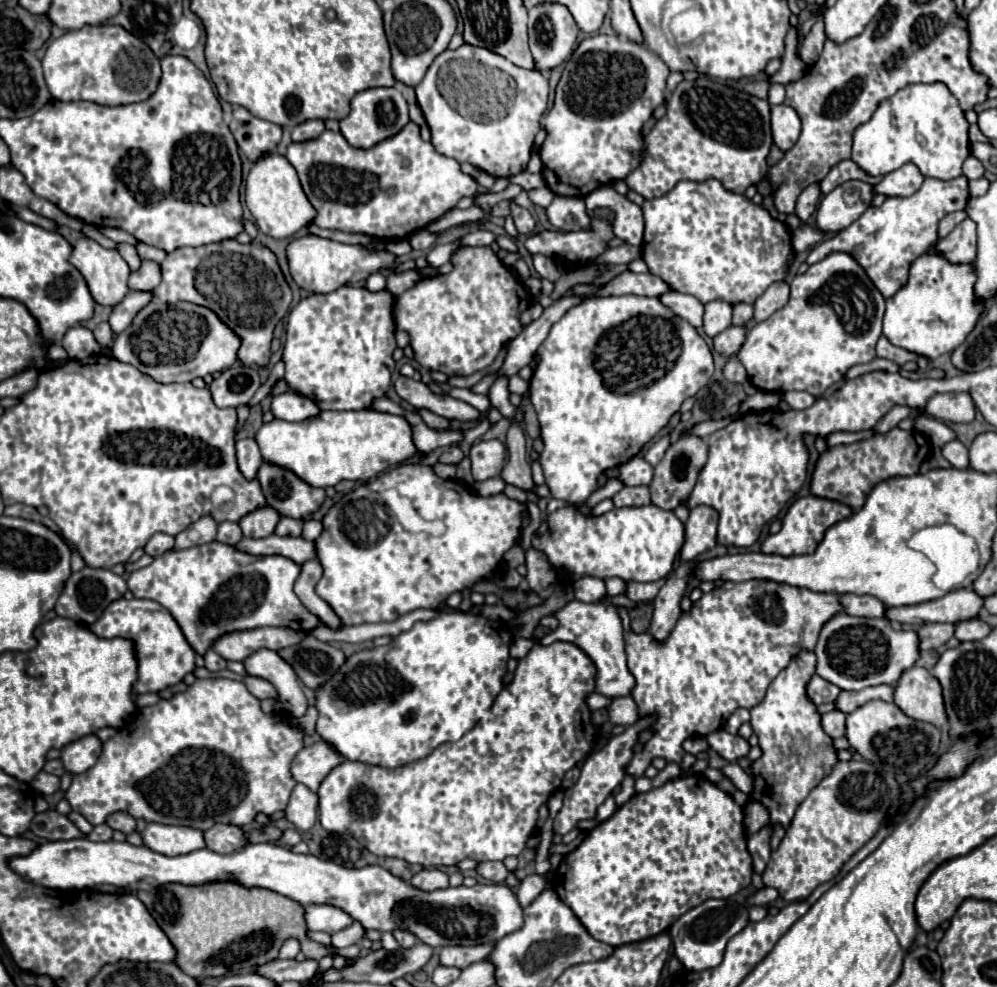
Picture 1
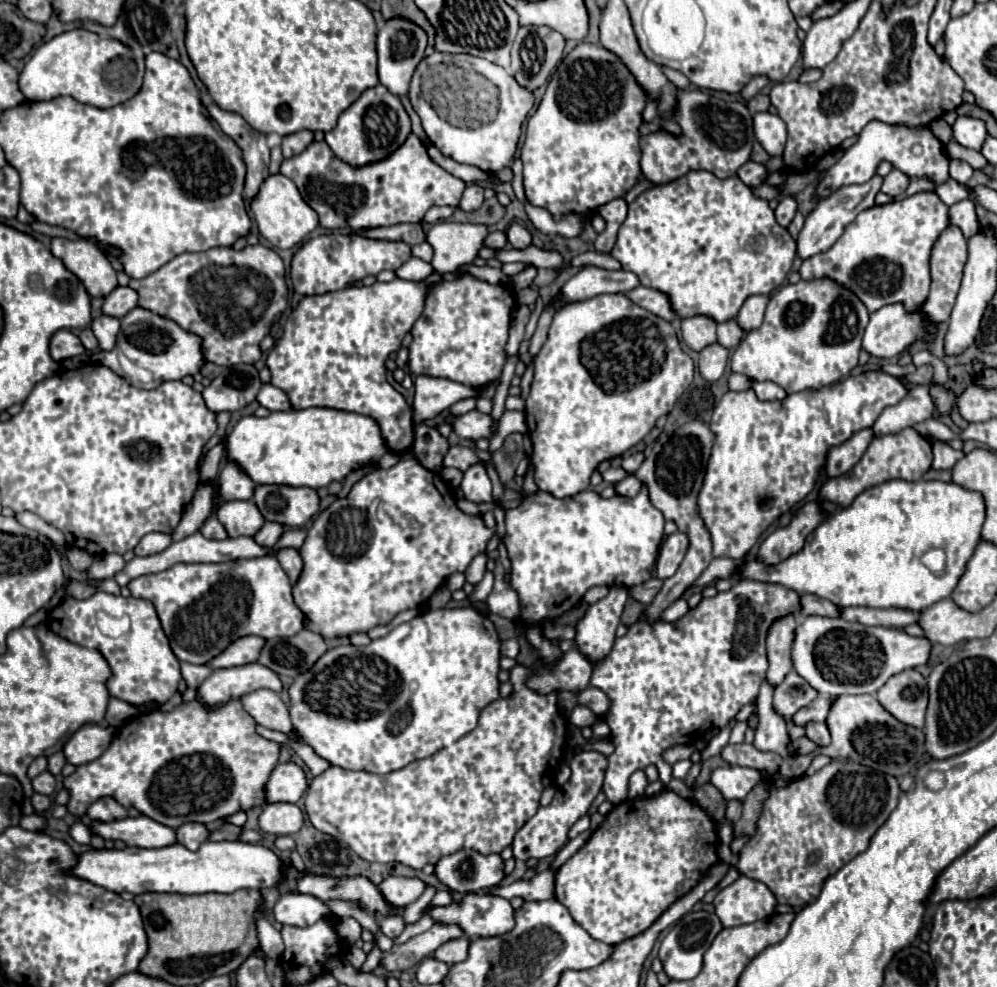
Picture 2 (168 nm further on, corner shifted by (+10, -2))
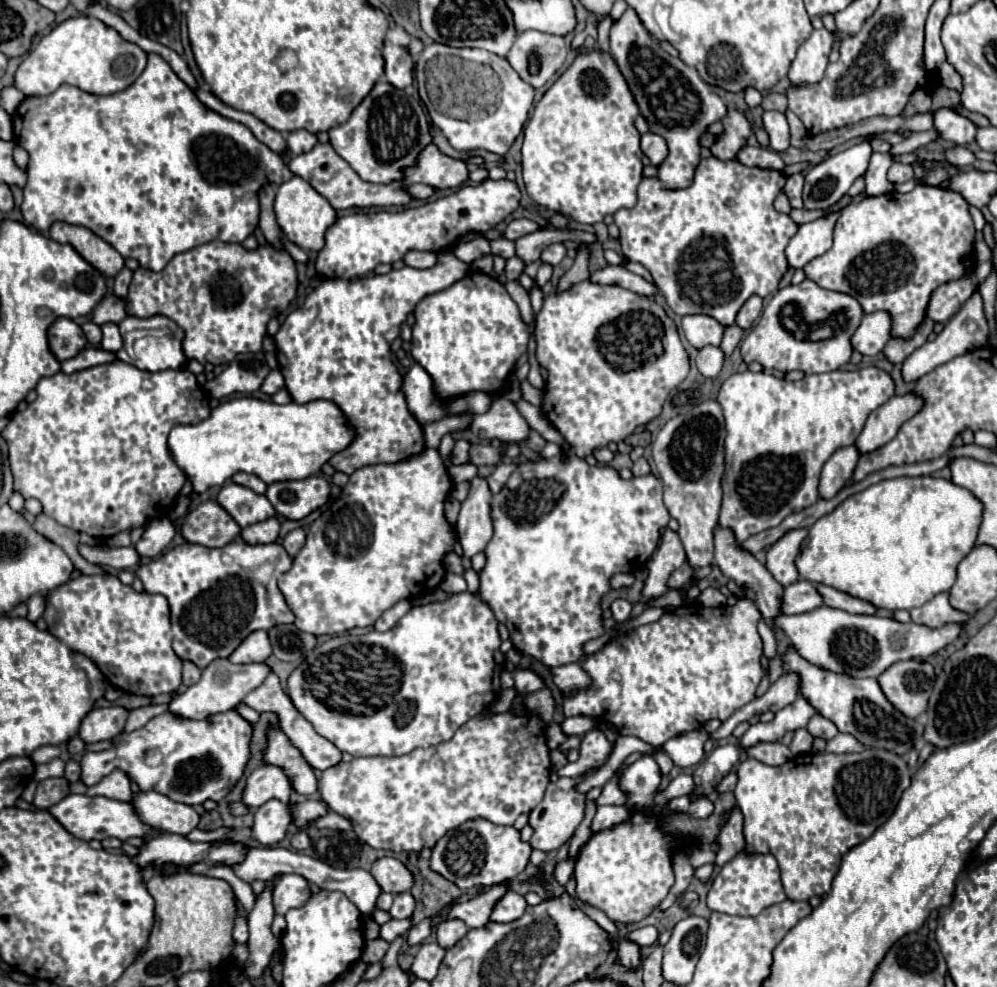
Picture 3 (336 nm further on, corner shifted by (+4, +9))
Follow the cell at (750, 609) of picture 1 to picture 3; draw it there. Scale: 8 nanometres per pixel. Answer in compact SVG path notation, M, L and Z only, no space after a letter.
M740 587L744 597L734 597L734 605L726 607L702 607L700 603L682 605L674 613L666 613L660 621L626 631L602 651L590 655L582 667L592 677L592 687L576 693L572 699L564 699L564 715L590 715L602 723L610 723L620 735L634 735L646 743L662 745L668 739L702 729L710 719L726 721L754 699L756 687L762 679L762 639L758 633L760 611L750 589Z

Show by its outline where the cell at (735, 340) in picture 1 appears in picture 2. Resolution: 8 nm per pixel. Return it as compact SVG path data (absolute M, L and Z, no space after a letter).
M712 344L710 348L704 348L698 360L700 376L708 382L718 380L726 368L726 360L728 360L728 350L722 348L720 344Z

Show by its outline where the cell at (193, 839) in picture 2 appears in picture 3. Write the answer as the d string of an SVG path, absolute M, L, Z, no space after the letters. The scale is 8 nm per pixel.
M140 791L132 797L132 803L146 825L164 833L188 835L200 823L200 815L194 811L194 807L176 803L156 791Z

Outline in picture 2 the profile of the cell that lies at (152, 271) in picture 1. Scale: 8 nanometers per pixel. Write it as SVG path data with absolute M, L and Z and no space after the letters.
M124 286L124 288L116 288L114 292L110 292L106 298L104 298L104 304L102 304L102 312L106 316L112 316L112 318L122 318L126 316L132 308L136 308L138 304L138 294Z

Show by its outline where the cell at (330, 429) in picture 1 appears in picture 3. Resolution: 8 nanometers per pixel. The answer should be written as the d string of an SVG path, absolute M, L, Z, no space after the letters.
M238 397L228 403L220 403L216 409L212 409L208 419L196 425L174 427L168 439L168 447L174 461L194 483L194 491L204 493L208 487L222 485L238 471L254 473L264 483L306 479L318 475L324 463L328 463L336 453L344 451L352 443L352 437L356 437L356 433L352 433L348 417L344 417L344 413L340 413L340 409L332 405L332 401L310 401L308 405L290 401L286 405L276 405L272 401L260 401L254 397Z

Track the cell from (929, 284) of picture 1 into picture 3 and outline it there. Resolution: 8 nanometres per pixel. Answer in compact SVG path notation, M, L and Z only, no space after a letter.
M884 311L864 315L858 331L852 337L852 345L862 355L876 355L884 349L886 341L892 337L892 317Z

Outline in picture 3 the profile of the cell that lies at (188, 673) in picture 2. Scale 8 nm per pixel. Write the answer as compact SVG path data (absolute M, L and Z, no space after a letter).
M184 661L184 671L182 671L182 681L184 685L194 685L200 679L202 669L198 665L192 665L192 661Z

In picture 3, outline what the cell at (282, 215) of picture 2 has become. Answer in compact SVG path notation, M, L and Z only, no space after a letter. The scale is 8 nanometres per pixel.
M298 175L278 187L274 199L274 213L280 229L284 229L284 235L298 247L310 251L320 251L324 247L324 231L336 221L336 211L332 209L332 205L318 191L314 191L308 181Z

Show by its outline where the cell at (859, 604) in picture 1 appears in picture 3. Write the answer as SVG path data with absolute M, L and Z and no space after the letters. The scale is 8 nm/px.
M798 579L796 583L792 583L790 587L784 589L782 613L786 613L786 615L806 613L806 611L812 611L812 609L820 607L822 603L824 603L824 599L820 597L816 585L812 581Z

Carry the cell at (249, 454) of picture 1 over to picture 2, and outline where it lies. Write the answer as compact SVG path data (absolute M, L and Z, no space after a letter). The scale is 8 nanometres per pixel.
M230 462L222 466L218 484L222 500L250 500L256 488L256 484L236 464Z

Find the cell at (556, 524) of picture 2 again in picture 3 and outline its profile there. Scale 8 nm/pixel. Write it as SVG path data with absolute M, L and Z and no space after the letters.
M560 455L552 457L552 459L542 459L540 463L522 463L520 467L516 467L516 471L510 475L506 487L492 497L492 523L494 523L494 535L486 547L486 557L488 563L486 567L480 571L480 589L478 595L482 597L484 603L490 605L490 609L494 611L496 619L500 623L504 623L510 631L510 639L514 643L514 647L520 653L532 655L536 659L540 659L542 663L546 663L548 667L560 667L566 663L574 663L582 657L582 645L594 637L600 637L604 633L602 627L602 611L600 611L600 597L604 593L610 591L610 577L614 573L632 573L644 567L644 563L650 559L650 555L654 553L654 549L658 547L660 541L660 529L664 529L670 521L670 513L662 501L662 481L654 475L642 475L642 477L634 477L630 481L620 479L618 471L614 471L610 465L604 467L592 467L582 459L572 457L570 461L562 461Z

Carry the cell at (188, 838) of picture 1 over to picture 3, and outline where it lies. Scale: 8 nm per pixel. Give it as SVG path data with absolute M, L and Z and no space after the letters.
M68 795L64 797L60 803L52 805L48 809L58 823L72 833L78 839L90 841L90 839L106 839L106 837L116 837L120 841L128 839L128 837L148 837L148 835L156 835L160 833L158 829L152 829L150 825L144 825L144 821L140 821L140 815L136 813L136 807L132 803L122 803L122 801L114 801L114 799L106 799L106 797L88 797L88 795Z

